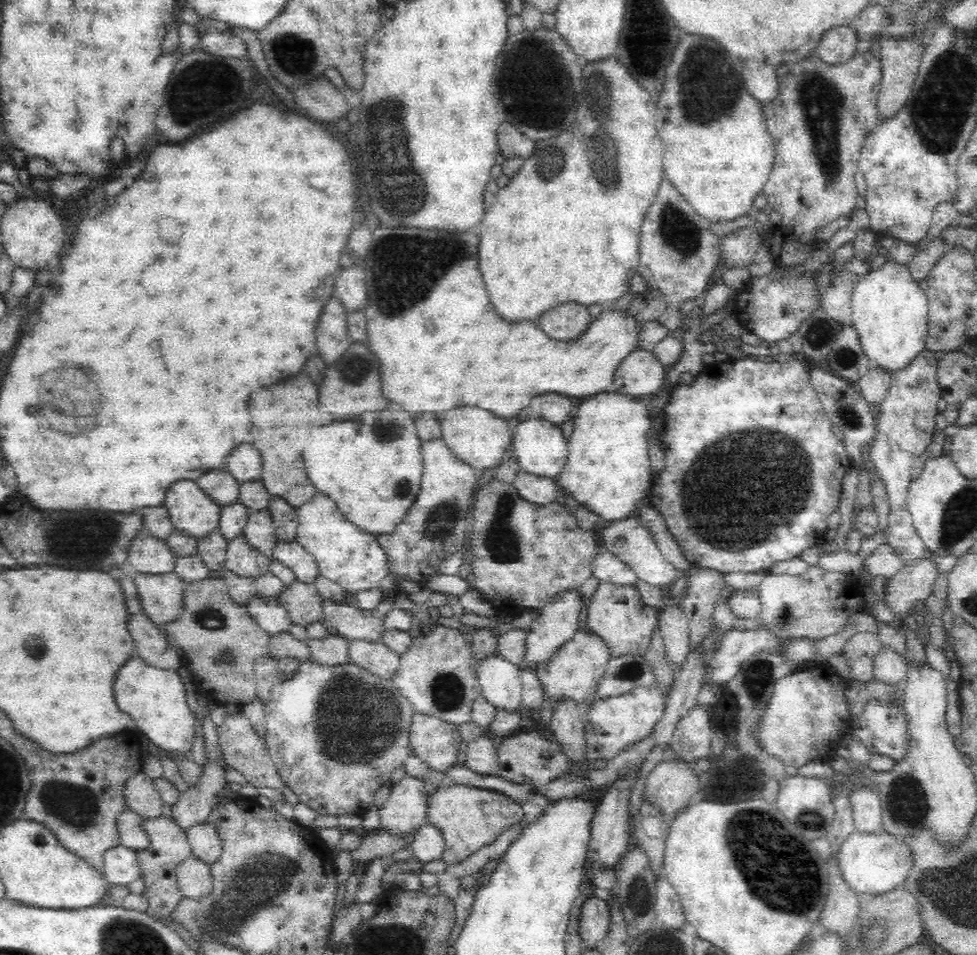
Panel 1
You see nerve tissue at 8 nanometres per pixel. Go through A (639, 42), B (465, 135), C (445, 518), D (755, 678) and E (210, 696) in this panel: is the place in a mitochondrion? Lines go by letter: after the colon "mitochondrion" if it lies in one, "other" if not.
A: other
B: other
C: mitochondrion
D: mitochondrion
E: other

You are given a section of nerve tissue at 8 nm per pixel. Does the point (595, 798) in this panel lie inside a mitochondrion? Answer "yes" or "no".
no

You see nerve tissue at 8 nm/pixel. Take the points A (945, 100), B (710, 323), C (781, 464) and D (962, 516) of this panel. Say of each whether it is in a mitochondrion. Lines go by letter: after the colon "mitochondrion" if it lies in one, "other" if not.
A: mitochondrion
B: other
C: mitochondrion
D: mitochondrion

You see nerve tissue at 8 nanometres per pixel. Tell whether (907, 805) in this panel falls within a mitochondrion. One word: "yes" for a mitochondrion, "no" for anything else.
yes

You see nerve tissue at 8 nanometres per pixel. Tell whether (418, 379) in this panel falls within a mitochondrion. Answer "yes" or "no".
no

